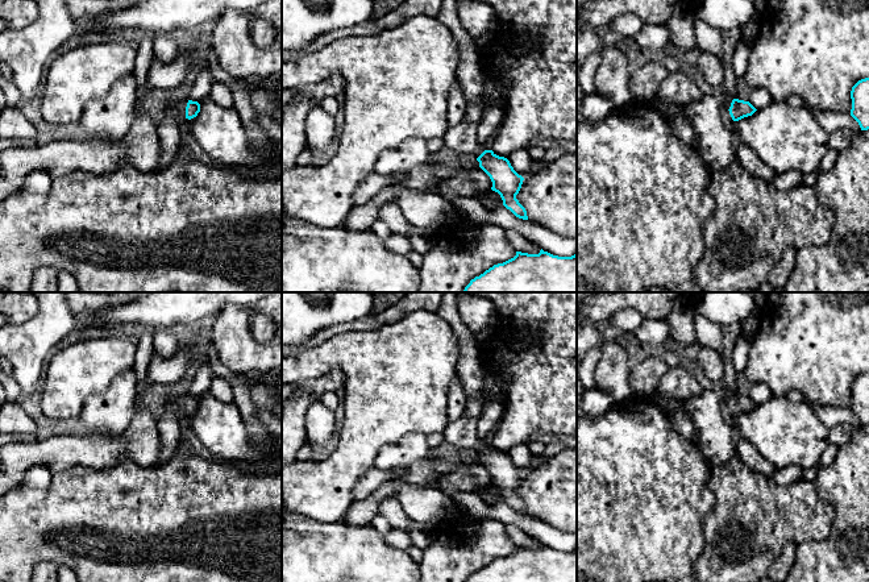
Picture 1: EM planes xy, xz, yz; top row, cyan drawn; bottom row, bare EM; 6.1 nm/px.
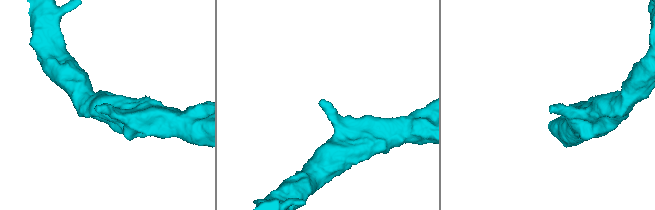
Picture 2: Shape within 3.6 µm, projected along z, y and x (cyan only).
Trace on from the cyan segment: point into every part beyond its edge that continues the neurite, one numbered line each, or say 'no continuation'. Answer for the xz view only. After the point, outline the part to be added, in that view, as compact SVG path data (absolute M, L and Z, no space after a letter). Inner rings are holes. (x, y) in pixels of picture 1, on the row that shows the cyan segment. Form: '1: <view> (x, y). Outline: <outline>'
1: xz (464, 137). Outline: M486 76L485 87L479 99L467 104L462 121L449 128L442 137L445 146L458 153L469 153L479 157L486 149L478 140L478 125L485 109L491 105L504 105L508 86L506 82Z

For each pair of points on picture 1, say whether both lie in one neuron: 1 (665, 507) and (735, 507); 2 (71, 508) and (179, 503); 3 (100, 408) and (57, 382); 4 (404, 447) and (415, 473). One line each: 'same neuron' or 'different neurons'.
1: different neurons
2: same neuron
3: different neurons
4: different neurons

